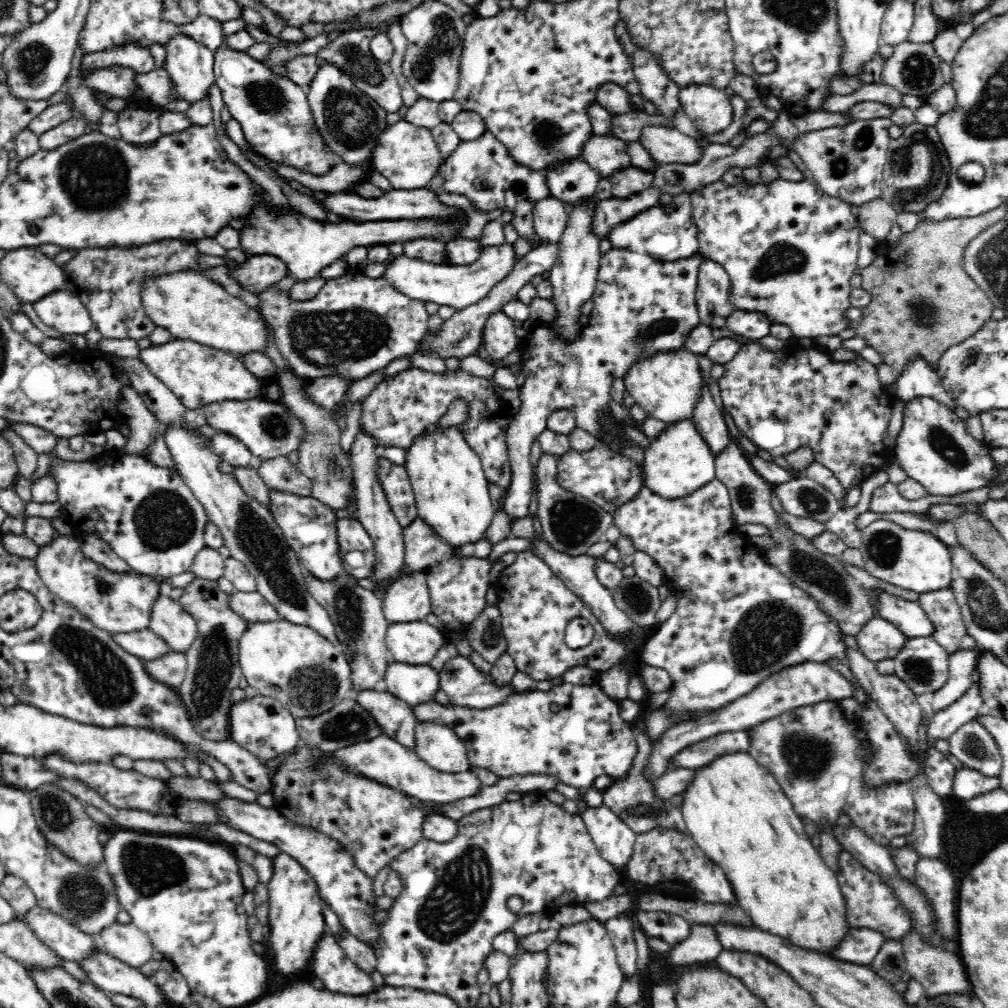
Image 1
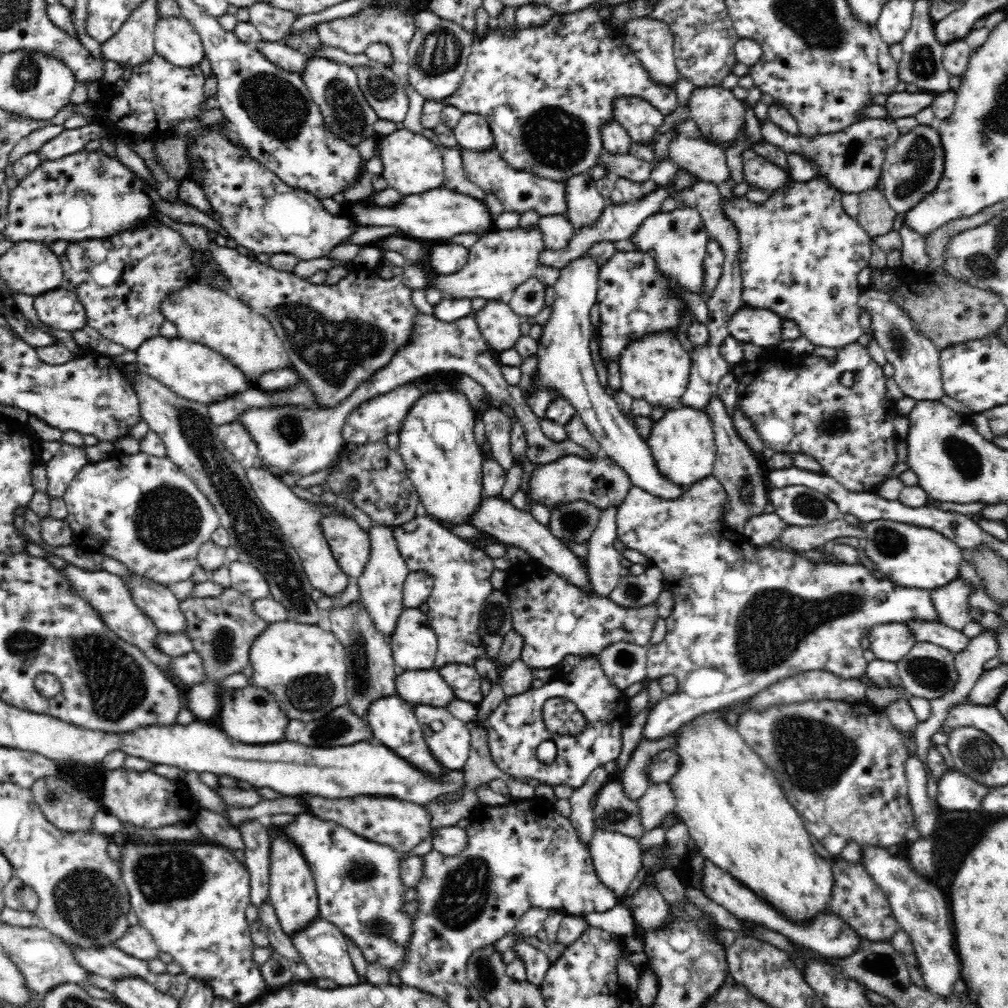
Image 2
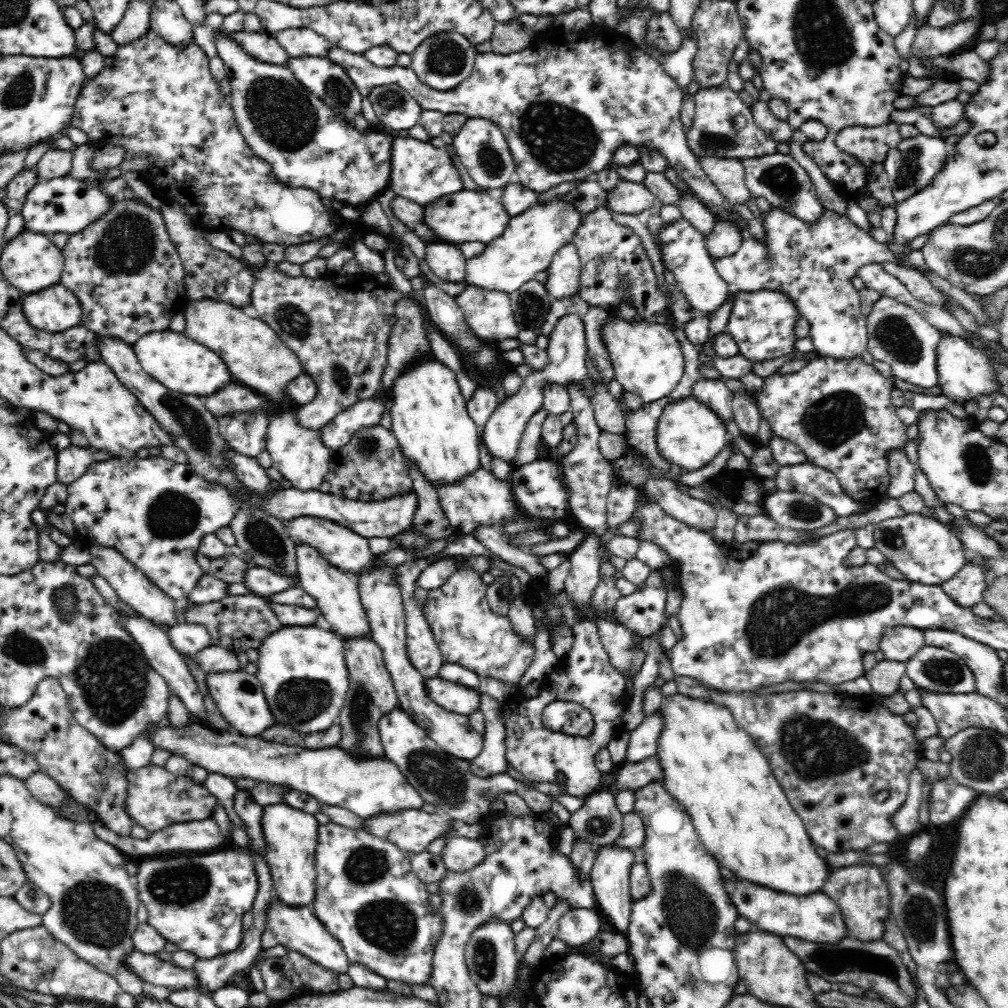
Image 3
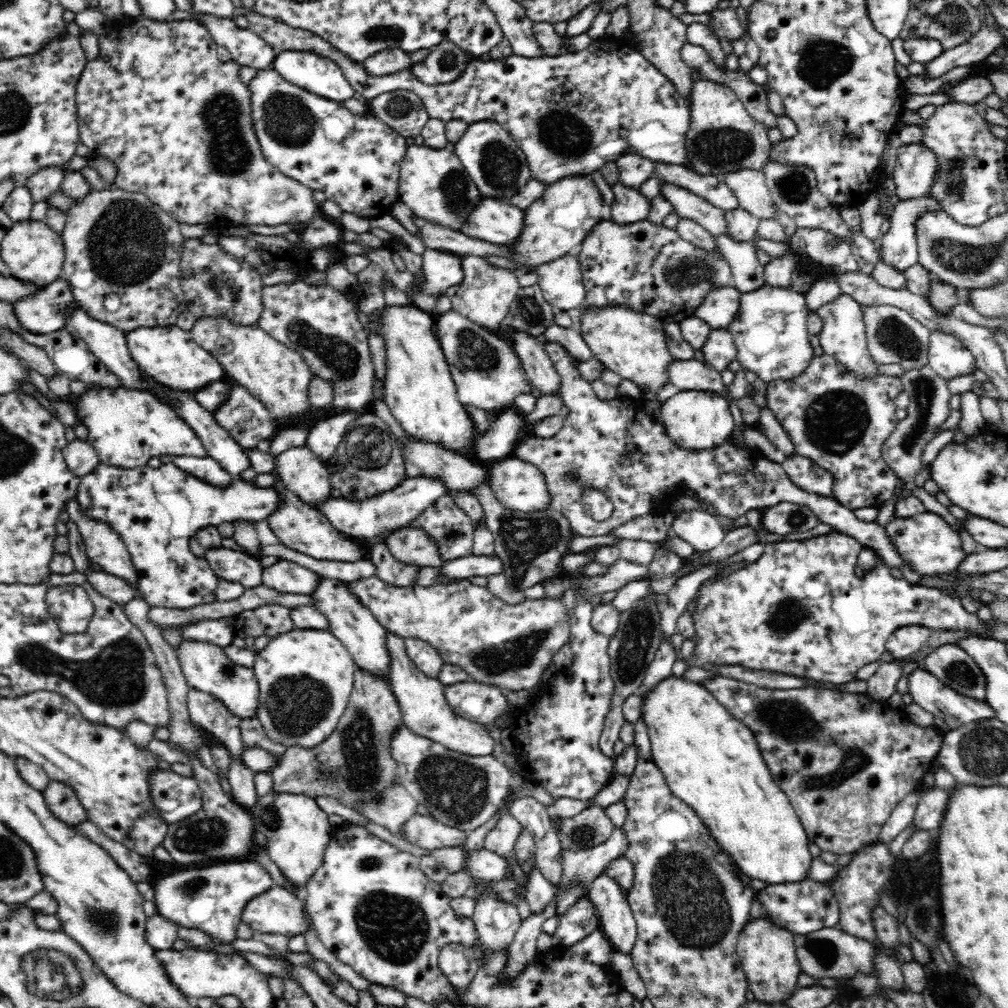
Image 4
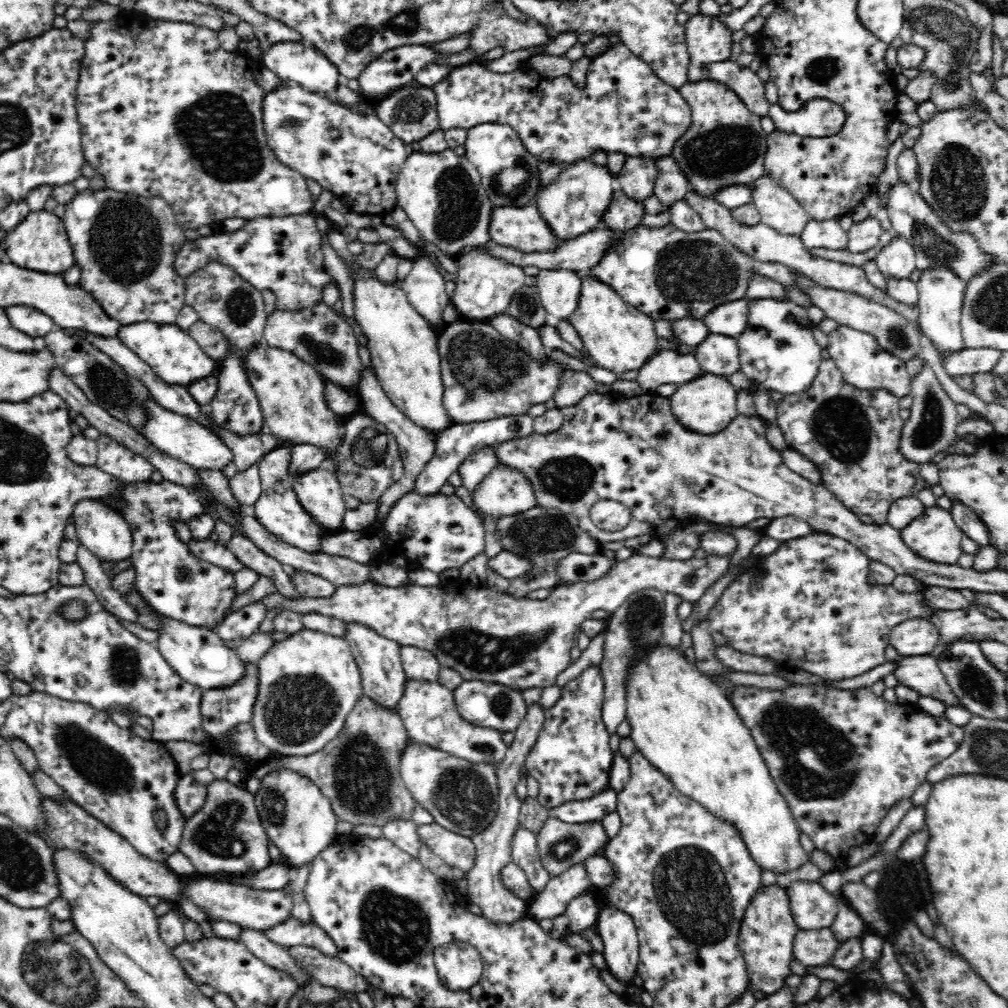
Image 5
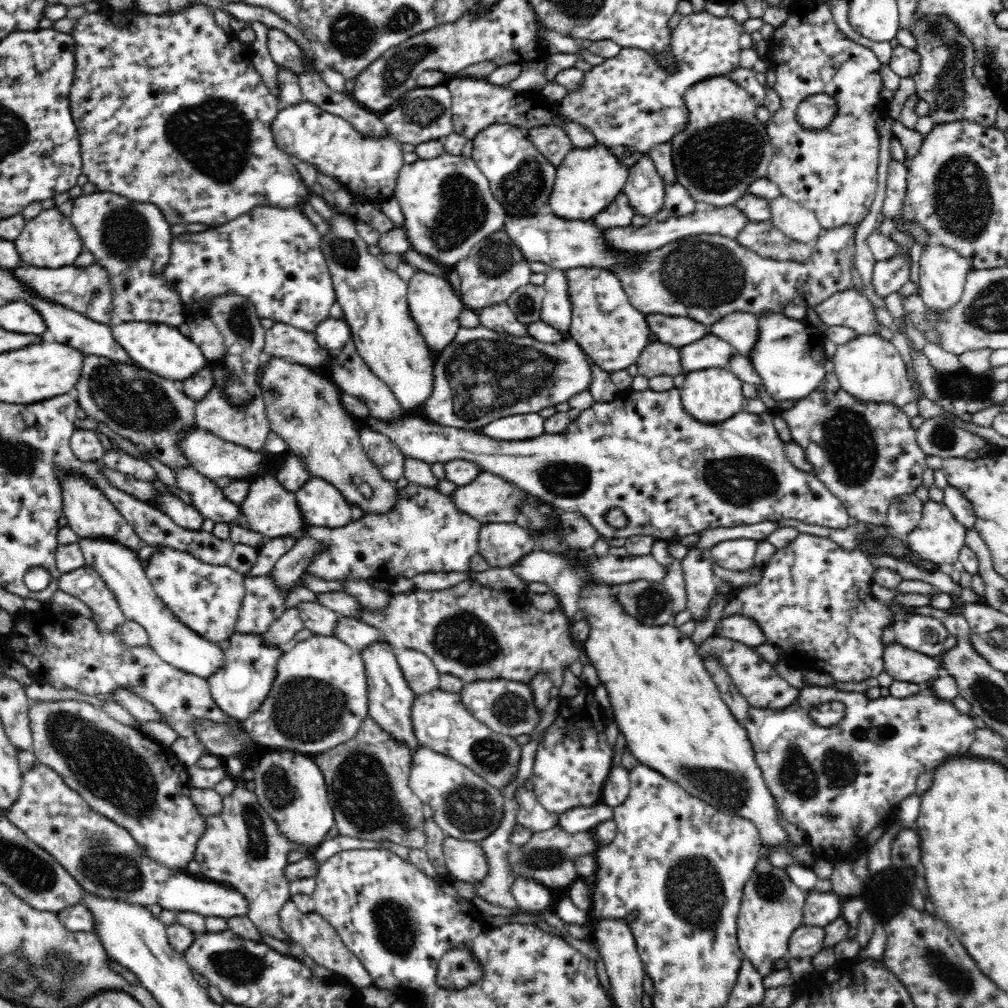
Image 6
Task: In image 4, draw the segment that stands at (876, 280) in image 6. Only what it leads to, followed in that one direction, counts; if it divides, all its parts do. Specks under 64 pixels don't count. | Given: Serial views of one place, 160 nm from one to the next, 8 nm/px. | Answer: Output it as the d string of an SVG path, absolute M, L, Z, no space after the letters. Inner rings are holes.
M924 196L898 202L893 215L889 218L890 229L883 234L878 246L879 259L882 259L884 264L904 272L919 262L914 222L916 216L926 210L940 210L938 201L934 201L930 196Z

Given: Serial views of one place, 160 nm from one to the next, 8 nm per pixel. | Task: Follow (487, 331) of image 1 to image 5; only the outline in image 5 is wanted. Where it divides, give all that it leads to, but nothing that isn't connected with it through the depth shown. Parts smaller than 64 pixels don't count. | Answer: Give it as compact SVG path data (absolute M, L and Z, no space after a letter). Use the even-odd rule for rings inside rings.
M485 245L464 252L456 258L455 264L456 289L450 298L451 303L464 319L471 321L486 321L490 316L506 313L513 295L526 284L527 274L522 267L510 264L499 256L492 256Z

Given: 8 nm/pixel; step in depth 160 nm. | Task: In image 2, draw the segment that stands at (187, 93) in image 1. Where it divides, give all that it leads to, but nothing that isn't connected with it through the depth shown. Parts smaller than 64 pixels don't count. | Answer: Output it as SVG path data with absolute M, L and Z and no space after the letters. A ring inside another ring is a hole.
M183 17L159 18L153 38L156 53L176 66L200 64L205 57L201 37Z

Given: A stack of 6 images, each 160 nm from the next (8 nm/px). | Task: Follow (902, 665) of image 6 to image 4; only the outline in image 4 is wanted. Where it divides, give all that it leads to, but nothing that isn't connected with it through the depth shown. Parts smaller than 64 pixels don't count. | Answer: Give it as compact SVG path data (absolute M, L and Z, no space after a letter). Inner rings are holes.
M917 666L912 672L905 674L908 678L908 692L913 696L913 702L924 710L931 712L935 718L941 718L951 729L970 724L978 720L986 720L995 716L995 712L987 701L972 699L946 686L923 666Z

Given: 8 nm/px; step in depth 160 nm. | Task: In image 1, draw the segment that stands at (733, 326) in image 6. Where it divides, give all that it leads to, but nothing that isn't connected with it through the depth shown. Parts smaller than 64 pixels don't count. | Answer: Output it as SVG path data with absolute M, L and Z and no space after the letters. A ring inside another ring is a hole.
M690 193L674 196L670 205L658 205L634 215L630 220L615 226L607 238L612 247L629 249L631 254L648 254L669 263L692 255L703 258L698 240L698 227L694 222Z

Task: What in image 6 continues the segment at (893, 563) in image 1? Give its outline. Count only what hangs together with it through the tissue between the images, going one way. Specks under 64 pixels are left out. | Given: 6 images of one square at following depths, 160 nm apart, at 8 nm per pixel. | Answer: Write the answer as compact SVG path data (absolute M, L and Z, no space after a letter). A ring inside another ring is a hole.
M931 499L923 504L923 514L918 526L908 535L906 545L912 554L923 561L929 561L936 565L952 567L958 565L958 557L965 545L967 529L960 524L954 514L948 509L944 502L935 502Z

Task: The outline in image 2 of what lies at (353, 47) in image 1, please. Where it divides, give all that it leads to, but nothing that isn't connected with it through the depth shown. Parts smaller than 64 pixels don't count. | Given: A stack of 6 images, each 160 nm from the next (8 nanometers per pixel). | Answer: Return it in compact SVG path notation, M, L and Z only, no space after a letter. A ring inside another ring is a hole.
M376 63L374 68L355 67L355 72L361 92L379 118L394 123L403 122L409 109L409 98L406 86L402 85L397 70L385 68L383 63Z

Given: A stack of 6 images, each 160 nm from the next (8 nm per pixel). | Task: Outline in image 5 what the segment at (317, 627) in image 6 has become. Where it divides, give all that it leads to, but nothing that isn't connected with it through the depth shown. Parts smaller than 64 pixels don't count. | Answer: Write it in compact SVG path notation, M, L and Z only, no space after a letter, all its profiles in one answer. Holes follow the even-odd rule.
M234 535L225 544L236 556L237 562L258 572L258 575L269 576L274 581L282 597L292 599L292 601L304 597L295 589L291 577L284 572L283 564L259 550L248 538Z

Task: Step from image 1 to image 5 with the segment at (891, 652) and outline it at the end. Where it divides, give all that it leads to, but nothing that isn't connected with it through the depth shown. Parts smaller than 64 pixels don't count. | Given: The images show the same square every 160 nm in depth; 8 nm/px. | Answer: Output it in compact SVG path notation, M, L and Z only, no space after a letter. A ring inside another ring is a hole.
M910 618L910 620L898 624L889 633L889 643L896 648L900 655L904 656L930 655L936 646L948 644L940 639L940 631L927 618Z

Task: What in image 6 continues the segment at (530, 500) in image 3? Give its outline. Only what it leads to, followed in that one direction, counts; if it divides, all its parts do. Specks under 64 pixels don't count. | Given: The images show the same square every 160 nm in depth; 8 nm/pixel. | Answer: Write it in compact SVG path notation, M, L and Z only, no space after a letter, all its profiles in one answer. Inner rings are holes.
M481 471L470 484L457 487L450 496L457 510L468 514L478 523L484 525L516 523L519 505L523 504L523 501L527 498L527 493L498 475Z

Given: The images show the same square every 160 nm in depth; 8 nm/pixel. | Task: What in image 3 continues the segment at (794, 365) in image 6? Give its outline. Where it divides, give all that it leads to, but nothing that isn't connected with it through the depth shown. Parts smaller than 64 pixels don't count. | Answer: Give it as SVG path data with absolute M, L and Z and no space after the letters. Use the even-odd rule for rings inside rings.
M772 289L740 291L734 297L726 330L736 341L740 355L753 363L764 362L796 351L795 326L800 317L797 306L786 293Z

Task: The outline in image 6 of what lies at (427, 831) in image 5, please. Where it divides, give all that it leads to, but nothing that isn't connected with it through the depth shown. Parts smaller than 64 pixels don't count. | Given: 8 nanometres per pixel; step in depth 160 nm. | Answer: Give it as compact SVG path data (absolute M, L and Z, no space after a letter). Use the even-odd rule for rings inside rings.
M446 837L443 842L447 871L457 880L478 886L489 871L489 864L481 841L460 841Z

